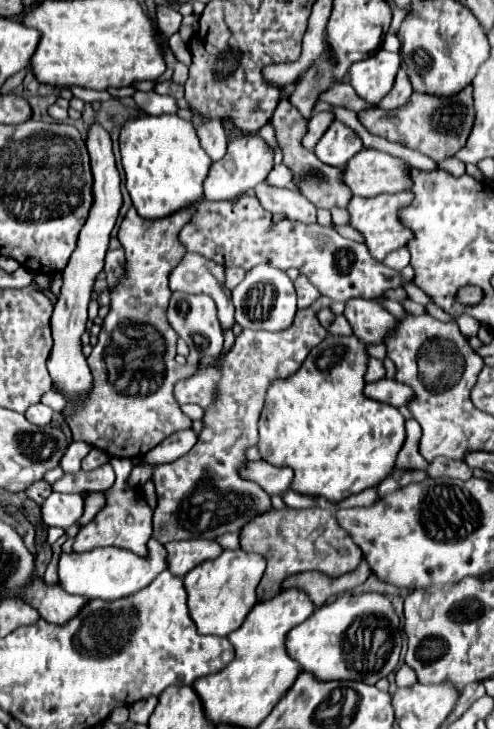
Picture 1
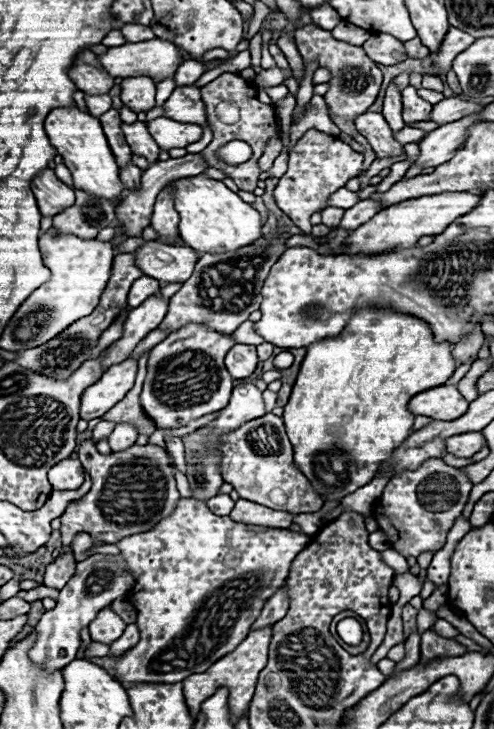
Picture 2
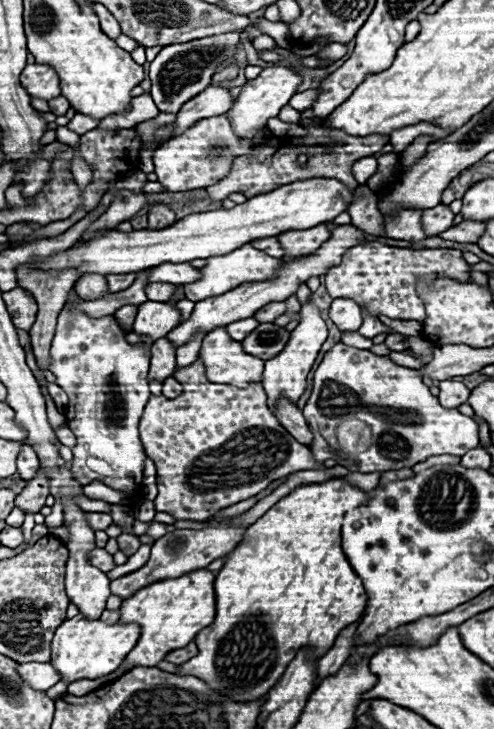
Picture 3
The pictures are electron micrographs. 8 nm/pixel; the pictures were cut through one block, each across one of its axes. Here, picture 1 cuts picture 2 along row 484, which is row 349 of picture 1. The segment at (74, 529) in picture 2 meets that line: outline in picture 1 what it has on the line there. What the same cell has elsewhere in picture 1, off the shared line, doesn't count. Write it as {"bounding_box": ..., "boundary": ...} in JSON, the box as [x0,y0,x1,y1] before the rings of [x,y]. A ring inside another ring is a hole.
{"bounding_box":[64,208,196,458],"boundary":[[[134,208],[126,212],[118,232],[118,240],[126,252],[124,274],[116,282],[116,286],[110,288],[110,312],[104,318],[98,344],[92,348],[92,354],[88,356],[88,366],[94,378],[94,386],[84,400],[76,402],[72,416],[64,418],[64,422],[70,428],[72,440],[82,440],[94,448],[108,452],[110,456],[140,458],[148,454],[154,446],[158,446],[172,432],[192,426],[192,420],[180,410],[180,404],[174,398],[174,386],[178,380],[196,374],[196,366],[176,364],[174,356],[176,356],[178,334],[166,320],[166,308],[172,294],[168,288],[168,274],[172,272],[172,268],[178,266],[178,262],[186,254],[184,246],[178,242],[178,230],[190,220],[192,210],[194,208],[186,208],[180,210],[178,214],[172,214],[170,218],[154,222],[140,218]]]}

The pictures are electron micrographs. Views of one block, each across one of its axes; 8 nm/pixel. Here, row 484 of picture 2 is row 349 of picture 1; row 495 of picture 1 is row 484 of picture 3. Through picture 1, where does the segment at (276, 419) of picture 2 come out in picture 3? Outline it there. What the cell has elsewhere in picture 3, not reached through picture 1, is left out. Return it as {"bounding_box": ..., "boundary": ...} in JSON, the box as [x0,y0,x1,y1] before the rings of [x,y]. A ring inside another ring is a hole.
{"bounding_box":[138,360,324,520],"boundary":[[[200,360],[188,368],[178,370],[176,378],[182,380],[184,394],[174,400],[164,396],[150,396],[138,426],[146,454],[156,464],[158,496],[154,500],[154,508],[158,512],[168,512],[176,516],[176,520],[208,520],[218,510],[256,496],[278,478],[300,470],[324,468],[312,460],[310,448],[294,440],[272,416],[270,408],[266,406],[266,392],[262,384],[250,384],[246,388],[212,384],[206,380]]]}

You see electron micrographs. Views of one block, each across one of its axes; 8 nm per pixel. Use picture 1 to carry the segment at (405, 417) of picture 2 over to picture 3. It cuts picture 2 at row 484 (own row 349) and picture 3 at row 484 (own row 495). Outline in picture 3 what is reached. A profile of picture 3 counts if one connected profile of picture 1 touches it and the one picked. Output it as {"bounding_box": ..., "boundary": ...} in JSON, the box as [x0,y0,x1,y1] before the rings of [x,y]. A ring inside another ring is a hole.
{"bounding_box":[176,478,370,700],"boundary":[[[330,478],[322,484],[304,484],[304,486],[298,486],[294,488],[290,494],[286,494],[284,498],[280,498],[258,522],[250,524],[246,530],[244,530],[244,536],[240,540],[240,544],[226,556],[226,562],[224,566],[220,568],[220,572],[216,574],[216,580],[214,580],[214,590],[216,590],[216,618],[210,626],[206,626],[204,630],[198,632],[196,636],[196,642],[198,642],[198,656],[194,656],[192,660],[188,660],[186,664],[180,666],[180,670],[176,674],[192,674],[192,676],[198,676],[200,680],[204,682],[210,682],[210,688],[212,690],[218,690],[226,696],[230,696],[232,700],[256,700],[256,698],[262,698],[264,694],[270,692],[270,688],[278,682],[278,678],[284,674],[286,666],[294,660],[296,652],[302,648],[302,646],[308,646],[312,648],[312,654],[316,656],[322,656],[326,654],[332,646],[334,646],[334,640],[338,638],[338,634],[348,626],[352,624],[354,620],[358,620],[358,616],[364,612],[366,608],[366,590],[364,590],[364,584],[362,580],[358,578],[358,574],[352,570],[348,558],[344,556],[342,552],[342,546],[340,546],[340,528],[342,528],[342,520],[344,520],[344,512],[350,510],[350,508],[356,508],[356,506],[362,506],[370,500],[368,492],[348,484],[346,480],[342,478]]]}

